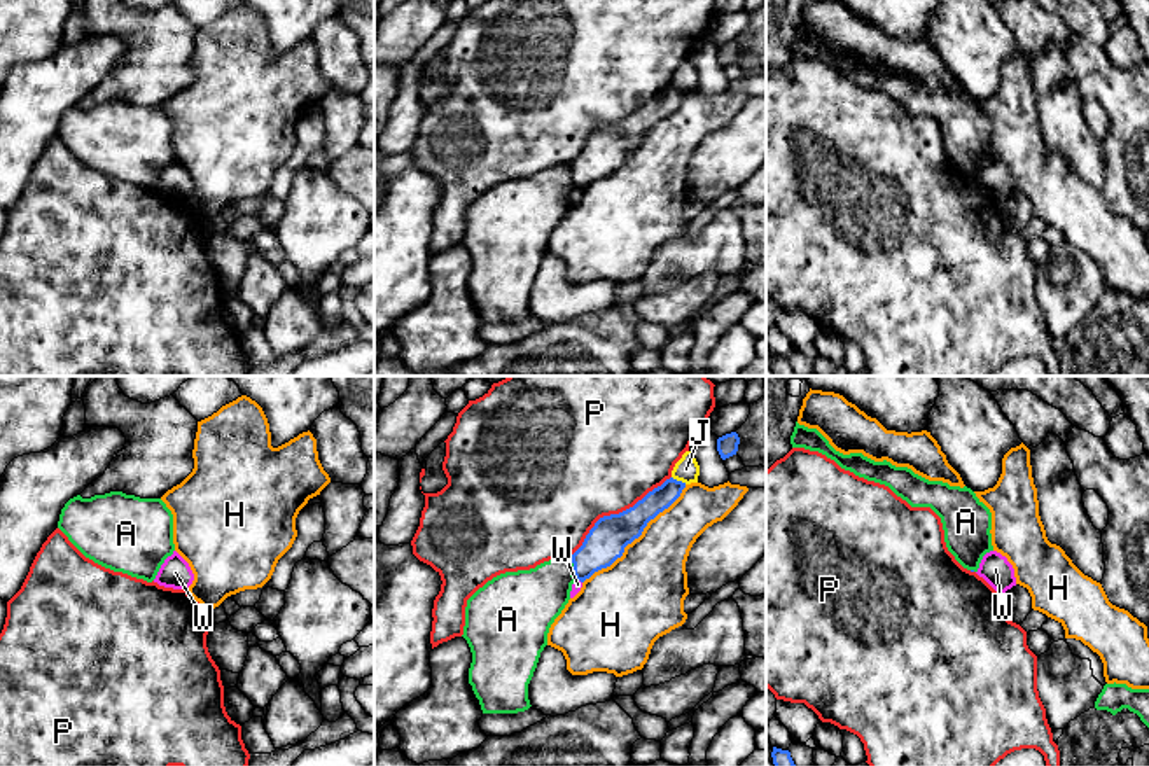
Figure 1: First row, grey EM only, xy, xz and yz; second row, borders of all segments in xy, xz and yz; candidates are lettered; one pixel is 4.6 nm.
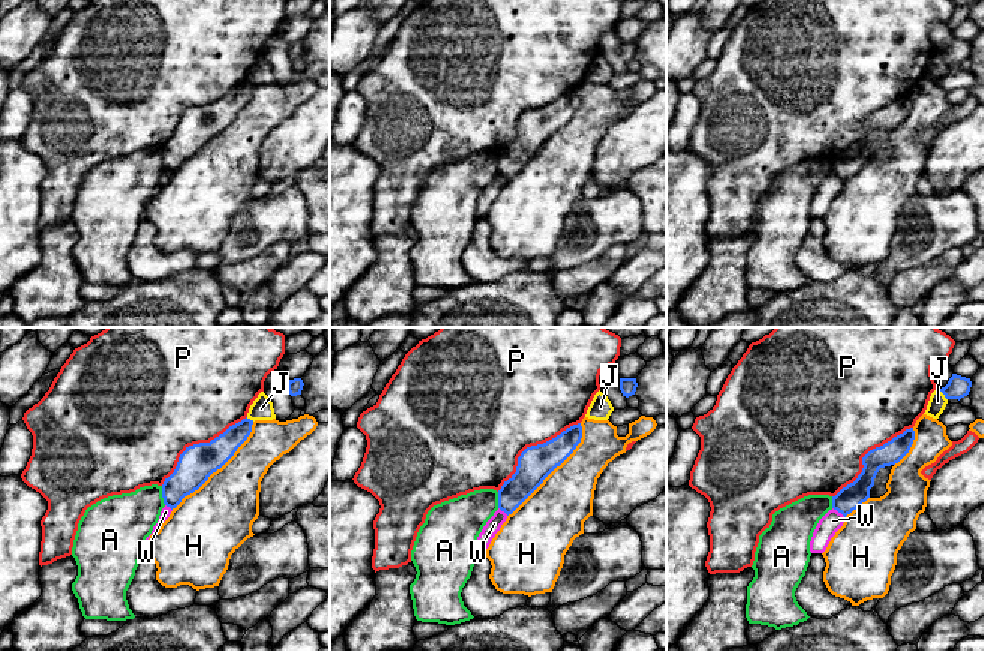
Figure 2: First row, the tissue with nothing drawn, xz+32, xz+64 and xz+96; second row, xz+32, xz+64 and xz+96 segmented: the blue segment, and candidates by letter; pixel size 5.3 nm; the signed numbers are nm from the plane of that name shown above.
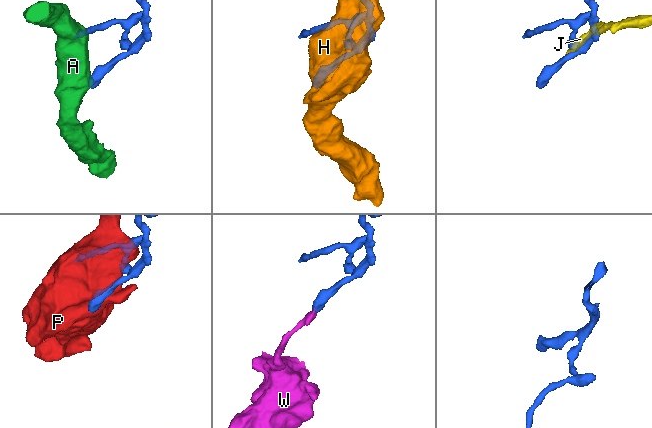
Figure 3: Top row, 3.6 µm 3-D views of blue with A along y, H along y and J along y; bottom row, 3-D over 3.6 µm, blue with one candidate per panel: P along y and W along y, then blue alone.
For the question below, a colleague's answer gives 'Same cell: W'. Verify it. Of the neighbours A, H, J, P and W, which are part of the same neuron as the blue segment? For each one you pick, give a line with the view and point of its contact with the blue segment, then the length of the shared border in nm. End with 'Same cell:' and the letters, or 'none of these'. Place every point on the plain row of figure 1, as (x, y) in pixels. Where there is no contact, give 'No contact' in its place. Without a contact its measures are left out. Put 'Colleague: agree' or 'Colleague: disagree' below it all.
Same cell: none of these
Colleague: disagree

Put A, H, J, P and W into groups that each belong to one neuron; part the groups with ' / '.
A / H / J / P / W

